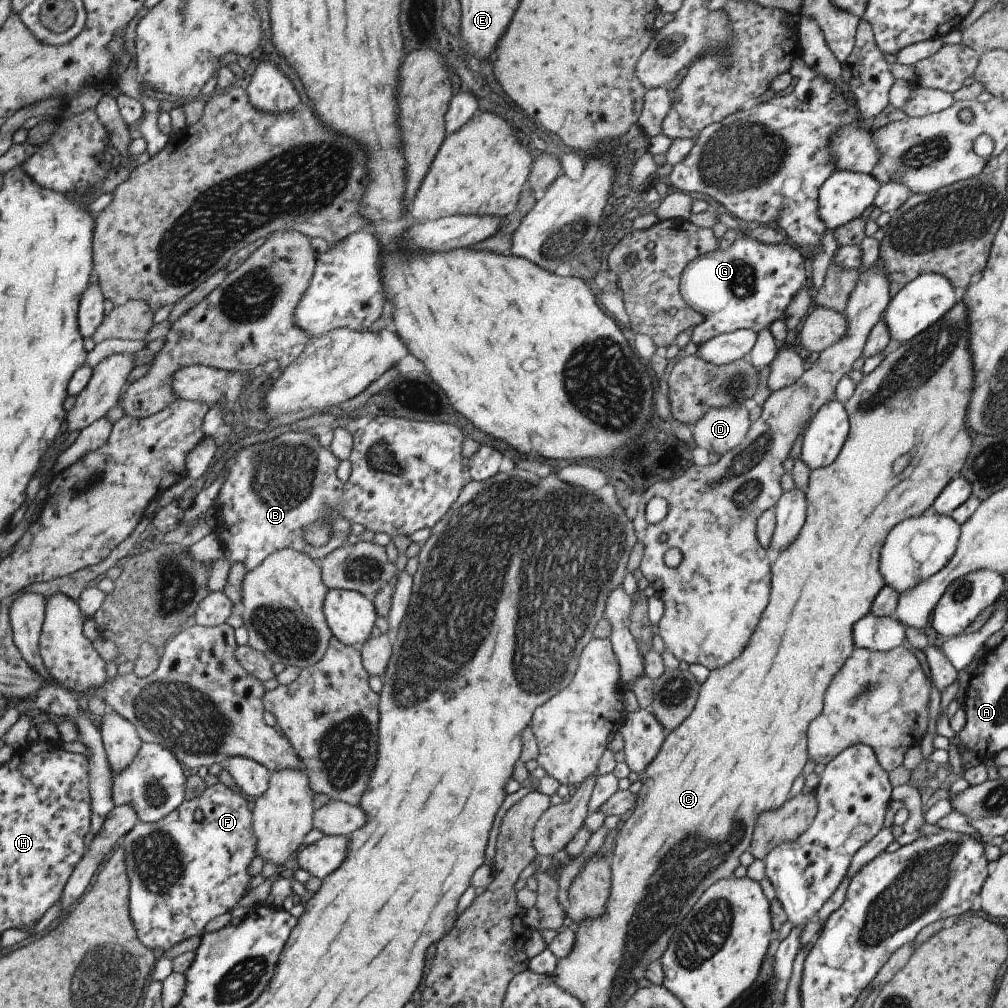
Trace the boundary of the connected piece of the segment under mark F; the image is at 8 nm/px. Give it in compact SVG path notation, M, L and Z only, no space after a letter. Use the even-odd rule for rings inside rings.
M217 781L213 786L205 787L203 793L199 797L192 800L181 801L175 810L172 810L165 818L154 823L144 823L138 821L135 826L123 838L121 848L124 850L124 865L127 867L128 882L131 888L128 890L128 911L131 915L132 925L136 929L138 941L146 946L149 950L159 948L159 950L169 950L171 946L187 940L190 936L201 936L203 926L208 920L223 912L231 910L232 906L239 900L240 897L246 894L249 886L250 875L247 873L247 868L251 864L251 859L254 857L254 850L256 847L256 838L252 831L252 812L247 810L247 801L232 792L227 786ZM201 810L203 814L201 822L196 822L193 819L193 812Z

